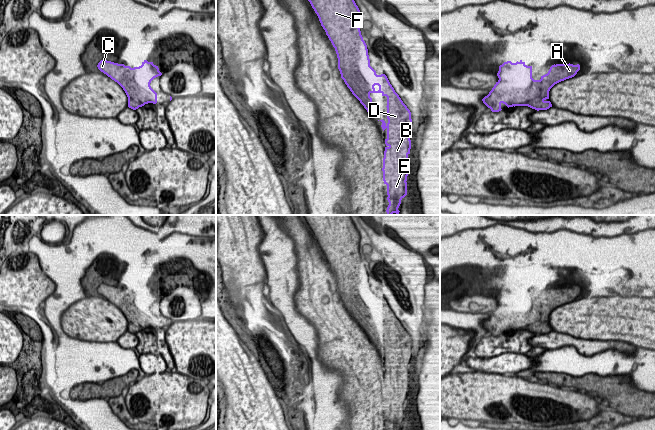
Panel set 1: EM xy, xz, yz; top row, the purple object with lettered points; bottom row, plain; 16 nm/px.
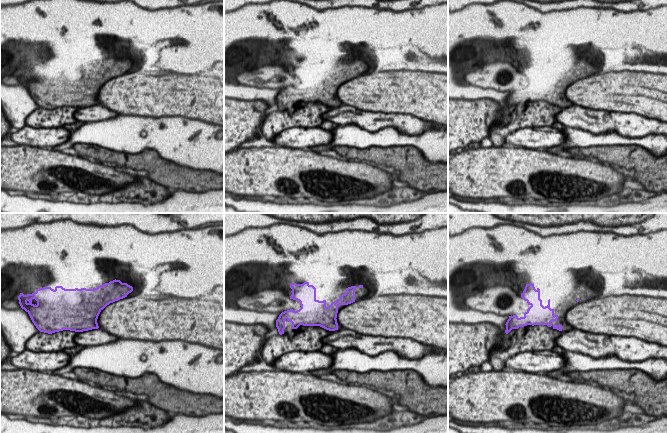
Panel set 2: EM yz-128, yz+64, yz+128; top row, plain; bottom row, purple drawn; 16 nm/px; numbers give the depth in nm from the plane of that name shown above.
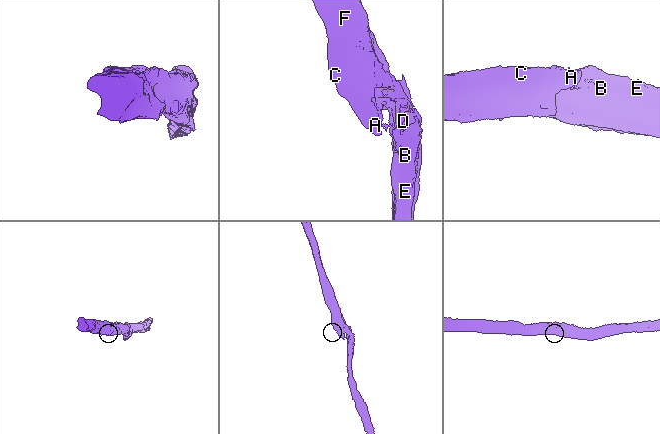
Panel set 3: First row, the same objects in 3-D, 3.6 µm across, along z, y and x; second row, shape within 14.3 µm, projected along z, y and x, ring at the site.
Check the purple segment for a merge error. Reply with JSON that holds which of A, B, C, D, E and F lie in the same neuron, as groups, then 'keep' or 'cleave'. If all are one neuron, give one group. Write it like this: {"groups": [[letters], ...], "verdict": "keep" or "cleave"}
{"groups": [["A", "B", "C", "D", "E", "F"]], "verdict": "keep"}

